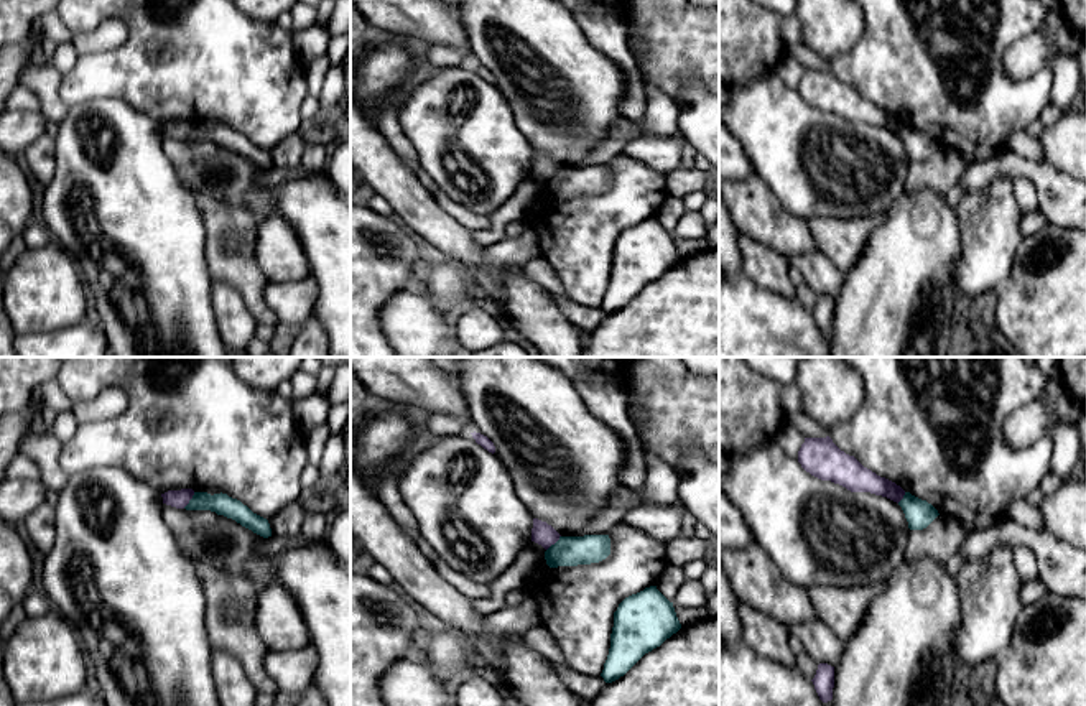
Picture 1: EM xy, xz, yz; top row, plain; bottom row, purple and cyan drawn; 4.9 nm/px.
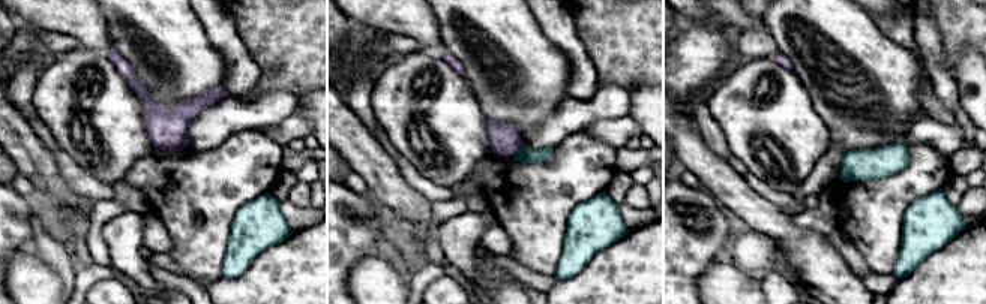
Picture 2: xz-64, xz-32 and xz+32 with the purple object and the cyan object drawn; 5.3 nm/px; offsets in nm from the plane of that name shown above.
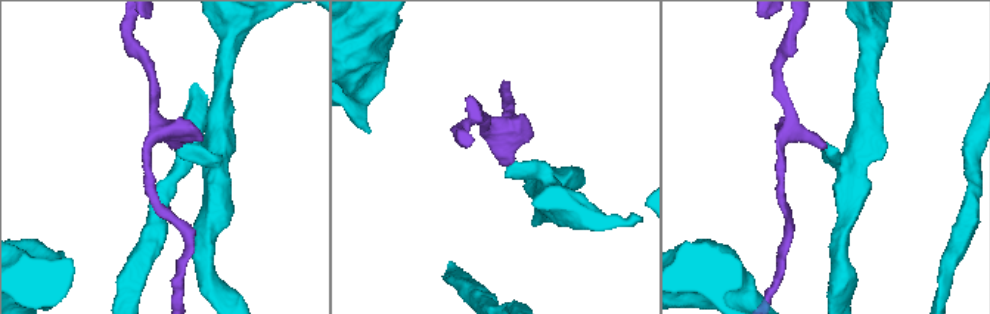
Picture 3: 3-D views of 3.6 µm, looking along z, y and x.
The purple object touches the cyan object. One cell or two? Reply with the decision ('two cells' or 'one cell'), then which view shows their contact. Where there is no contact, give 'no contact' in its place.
two cells | xy

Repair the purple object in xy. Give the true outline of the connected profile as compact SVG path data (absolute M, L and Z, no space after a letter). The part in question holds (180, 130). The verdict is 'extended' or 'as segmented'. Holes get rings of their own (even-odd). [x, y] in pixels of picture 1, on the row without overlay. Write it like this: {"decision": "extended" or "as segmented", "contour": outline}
{"decision": "as segmented", "contour": "M193 120L168 122L161 125L163 135L176 138L176 140L184 140L193 130L193 127L194 127Z"}

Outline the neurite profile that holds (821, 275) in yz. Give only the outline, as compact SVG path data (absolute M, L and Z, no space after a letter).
M821 252L798 253L787 257L790 267L796 267L805 283L818 295L838 298L842 285L844 273Z

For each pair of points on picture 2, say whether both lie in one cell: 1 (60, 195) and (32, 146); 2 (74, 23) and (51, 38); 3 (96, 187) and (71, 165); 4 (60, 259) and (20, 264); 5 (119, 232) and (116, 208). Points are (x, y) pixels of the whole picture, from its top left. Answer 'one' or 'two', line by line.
1: one
2: two
3: one
4: two
5: two

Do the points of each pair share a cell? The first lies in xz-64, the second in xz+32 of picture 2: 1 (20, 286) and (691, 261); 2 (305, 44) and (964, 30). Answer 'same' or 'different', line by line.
1: different
2: same

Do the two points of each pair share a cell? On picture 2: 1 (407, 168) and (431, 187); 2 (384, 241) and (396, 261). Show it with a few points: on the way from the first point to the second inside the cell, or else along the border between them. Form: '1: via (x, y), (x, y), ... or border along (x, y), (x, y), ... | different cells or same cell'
1: via (411, 174), (425, 186) | same cell
2: via (386, 246), (393, 256) | same cell

